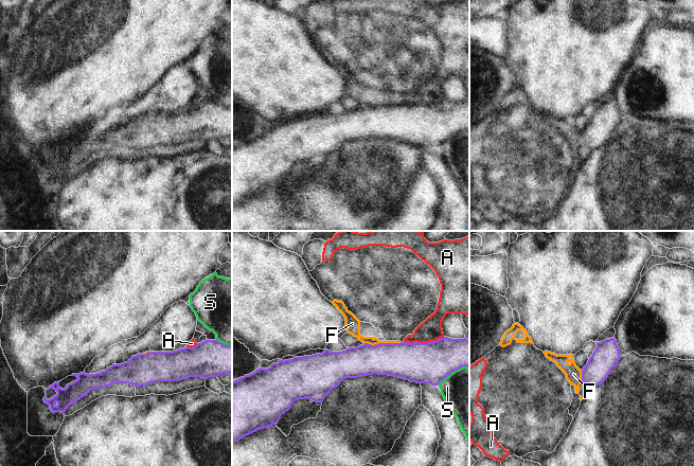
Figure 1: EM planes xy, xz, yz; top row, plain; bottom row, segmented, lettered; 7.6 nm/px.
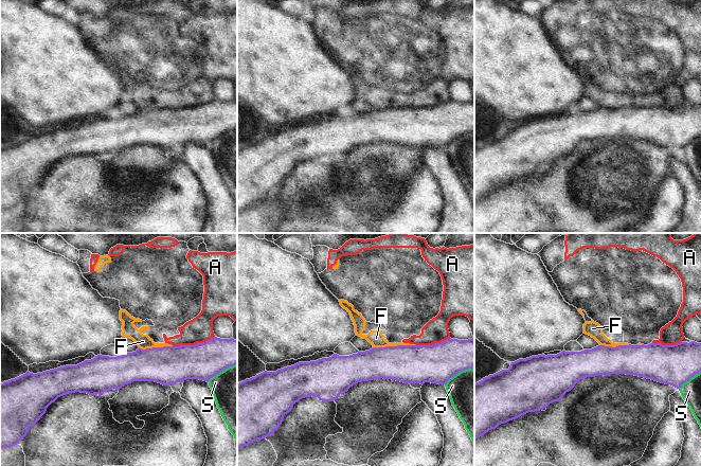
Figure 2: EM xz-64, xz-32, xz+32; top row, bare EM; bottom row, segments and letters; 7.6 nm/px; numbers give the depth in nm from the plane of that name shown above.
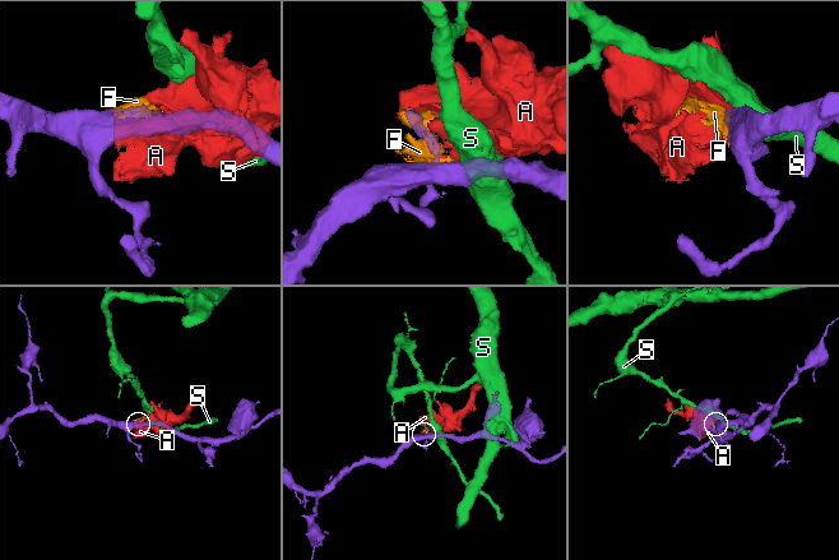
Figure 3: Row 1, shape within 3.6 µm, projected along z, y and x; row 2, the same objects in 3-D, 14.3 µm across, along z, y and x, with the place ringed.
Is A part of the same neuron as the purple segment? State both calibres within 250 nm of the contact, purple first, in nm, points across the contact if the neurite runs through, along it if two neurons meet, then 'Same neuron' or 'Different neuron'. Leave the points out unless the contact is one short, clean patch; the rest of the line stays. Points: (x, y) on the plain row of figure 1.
Thickness 320 nm (purple) against 170 nm. Boundary: xz (443, 99), (427, 105), (404, 105). Different neuron.

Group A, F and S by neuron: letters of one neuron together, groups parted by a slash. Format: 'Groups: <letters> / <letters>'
Groups: A F / S.

